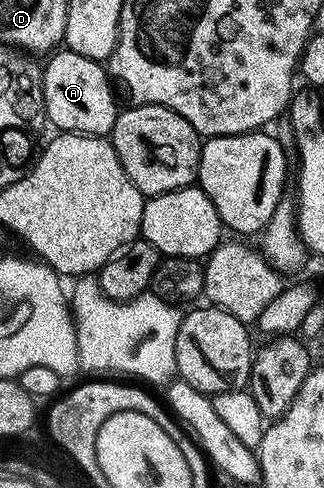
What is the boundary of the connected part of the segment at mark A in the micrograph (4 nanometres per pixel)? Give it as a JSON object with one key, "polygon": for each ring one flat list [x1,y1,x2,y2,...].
{"polygon":[[68,48,58,49,50,53,48,58,49,63,44,63,41,71,46,119,50,123,53,121,58,126,56,129,61,132,94,136,112,135,119,105,117,106,115,87,106,67,87,56,79,56,79,52]]}

